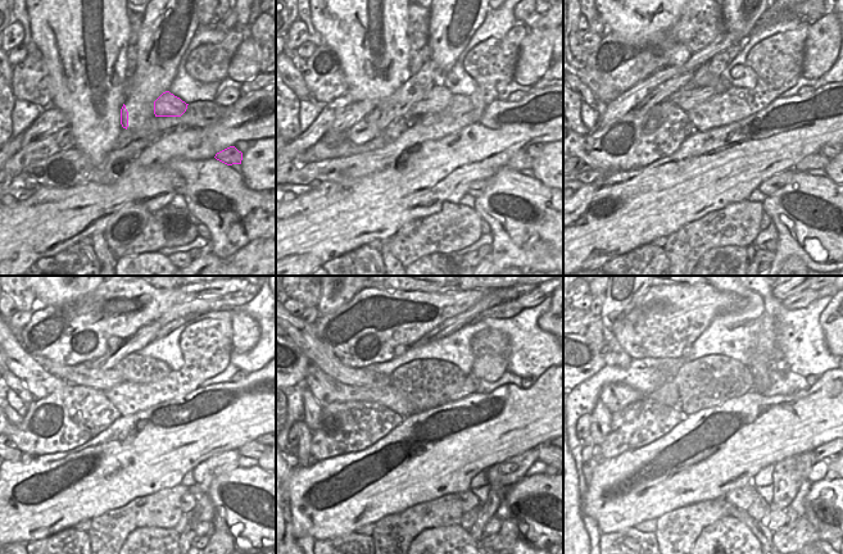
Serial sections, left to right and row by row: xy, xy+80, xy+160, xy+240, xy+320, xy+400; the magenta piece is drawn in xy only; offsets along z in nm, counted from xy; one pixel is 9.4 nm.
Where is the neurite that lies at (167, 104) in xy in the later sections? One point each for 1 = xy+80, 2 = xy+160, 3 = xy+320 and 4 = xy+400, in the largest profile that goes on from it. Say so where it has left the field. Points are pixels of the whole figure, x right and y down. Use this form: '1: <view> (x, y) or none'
1: xy+80 (438, 98)
2: xy+160 (688, 96)
3: xy+320 (303, 335)
4: xy+400 (603, 340)

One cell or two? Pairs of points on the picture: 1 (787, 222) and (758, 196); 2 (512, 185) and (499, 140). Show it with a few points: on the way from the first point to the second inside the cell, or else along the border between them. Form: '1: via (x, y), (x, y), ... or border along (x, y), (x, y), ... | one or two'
1: border along (766, 198), (762, 203) | two
2: border along (506, 164), (488, 178) | two

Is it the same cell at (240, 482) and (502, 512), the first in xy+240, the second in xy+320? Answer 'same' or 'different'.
different

